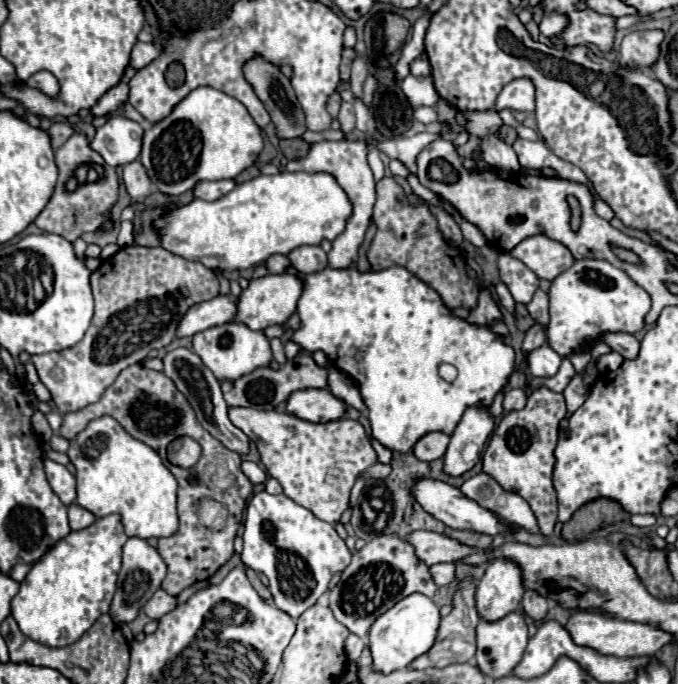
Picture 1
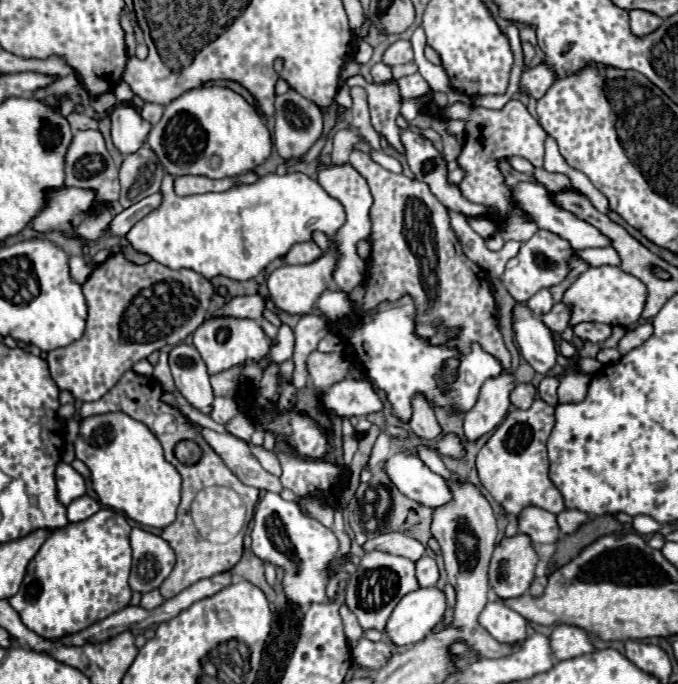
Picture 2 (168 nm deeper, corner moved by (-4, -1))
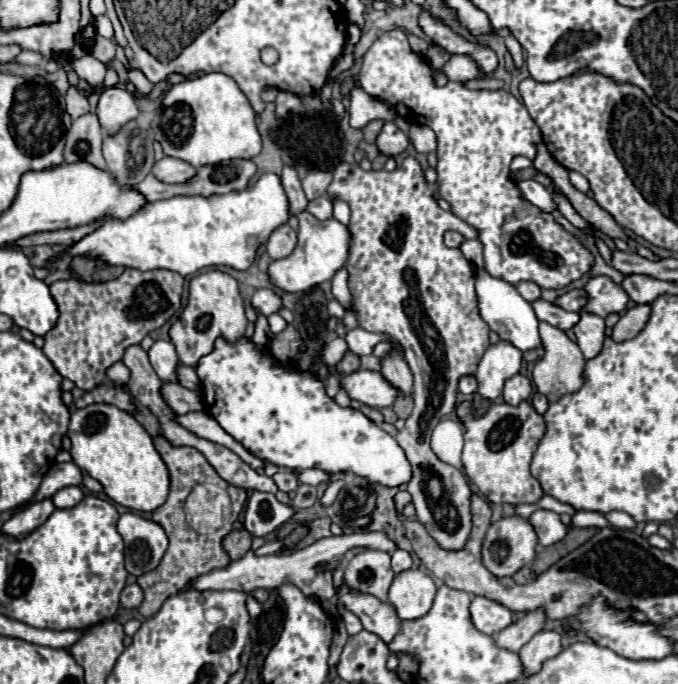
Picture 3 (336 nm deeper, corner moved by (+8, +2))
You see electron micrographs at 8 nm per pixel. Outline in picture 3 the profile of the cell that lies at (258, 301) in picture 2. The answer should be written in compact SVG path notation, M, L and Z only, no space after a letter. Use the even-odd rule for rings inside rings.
M266 288L266 290L256 290L254 296L252 296L252 308L258 312L258 314L274 314L282 308L282 302L280 302L280 296L274 294L274 290Z

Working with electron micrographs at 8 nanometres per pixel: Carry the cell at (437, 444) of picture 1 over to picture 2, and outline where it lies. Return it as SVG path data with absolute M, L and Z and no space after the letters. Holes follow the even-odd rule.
M424 395L412 397L412 417L408 421L408 427L422 439L434 439L436 435L440 435L440 425L434 417L430 401Z

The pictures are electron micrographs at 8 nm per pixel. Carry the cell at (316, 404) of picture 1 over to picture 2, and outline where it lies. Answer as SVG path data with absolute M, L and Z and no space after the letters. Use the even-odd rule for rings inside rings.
M344 379L344 381L332 385L328 391L322 393L320 409L332 411L338 417L354 417L354 415L362 417L362 415L370 415L370 413L382 411L384 409L384 401L376 393L376 389L372 387L372 383L368 379Z

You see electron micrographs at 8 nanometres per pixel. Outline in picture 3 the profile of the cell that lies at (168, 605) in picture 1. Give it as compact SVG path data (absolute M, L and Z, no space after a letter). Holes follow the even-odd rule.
M138 584L126 586L126 588L122 590L122 594L120 594L120 604L122 604L124 608L128 608L128 610L138 608L138 606L142 604L142 600L144 600L144 592L142 592L142 588L140 588Z

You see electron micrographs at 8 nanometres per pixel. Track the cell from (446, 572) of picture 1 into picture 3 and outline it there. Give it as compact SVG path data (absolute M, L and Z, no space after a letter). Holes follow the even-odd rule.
M396 550L392 554L392 570L396 574L400 574L400 572L410 570L410 568L412 568L412 556L406 550Z

